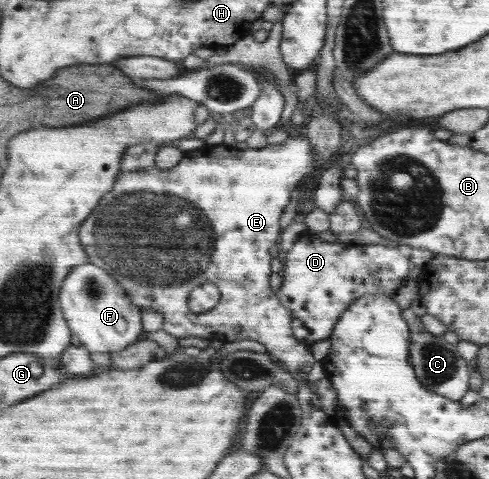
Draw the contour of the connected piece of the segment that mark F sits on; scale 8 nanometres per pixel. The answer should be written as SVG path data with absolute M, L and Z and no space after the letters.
M86 263L72 271L72 277L64 281L64 293L60 293L60 305L64 305L64 318L72 333L80 339L90 353L122 352L142 338L141 309L131 301L123 288L105 269Z

